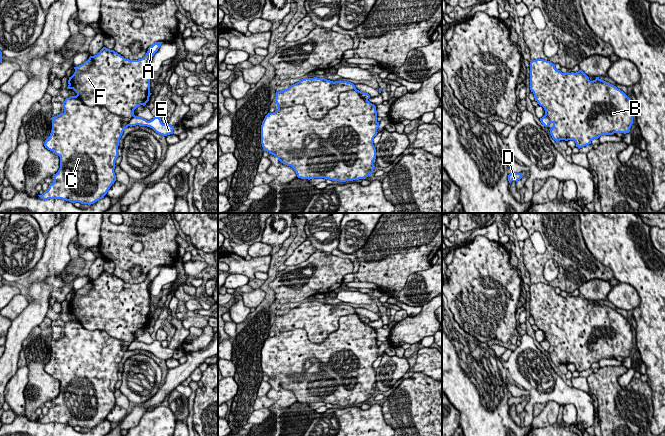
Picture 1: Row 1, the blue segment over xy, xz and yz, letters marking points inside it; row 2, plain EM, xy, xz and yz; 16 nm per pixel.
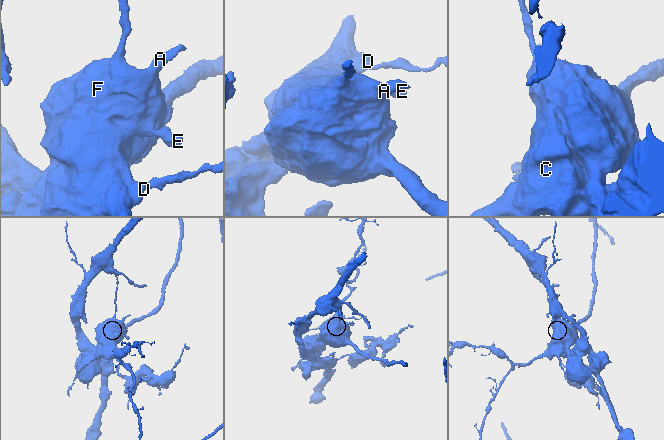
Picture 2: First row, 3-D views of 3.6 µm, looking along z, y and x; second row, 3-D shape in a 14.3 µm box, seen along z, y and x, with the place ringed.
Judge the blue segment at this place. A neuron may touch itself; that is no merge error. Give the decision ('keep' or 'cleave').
cleave

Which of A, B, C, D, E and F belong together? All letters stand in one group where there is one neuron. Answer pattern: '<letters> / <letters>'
A B F / C D E

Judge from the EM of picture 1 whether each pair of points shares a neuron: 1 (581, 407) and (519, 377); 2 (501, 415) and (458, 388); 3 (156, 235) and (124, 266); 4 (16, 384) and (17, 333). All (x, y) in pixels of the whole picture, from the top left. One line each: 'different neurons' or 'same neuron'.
1: same neuron
2: same neuron
3: same neuron
4: different neurons

